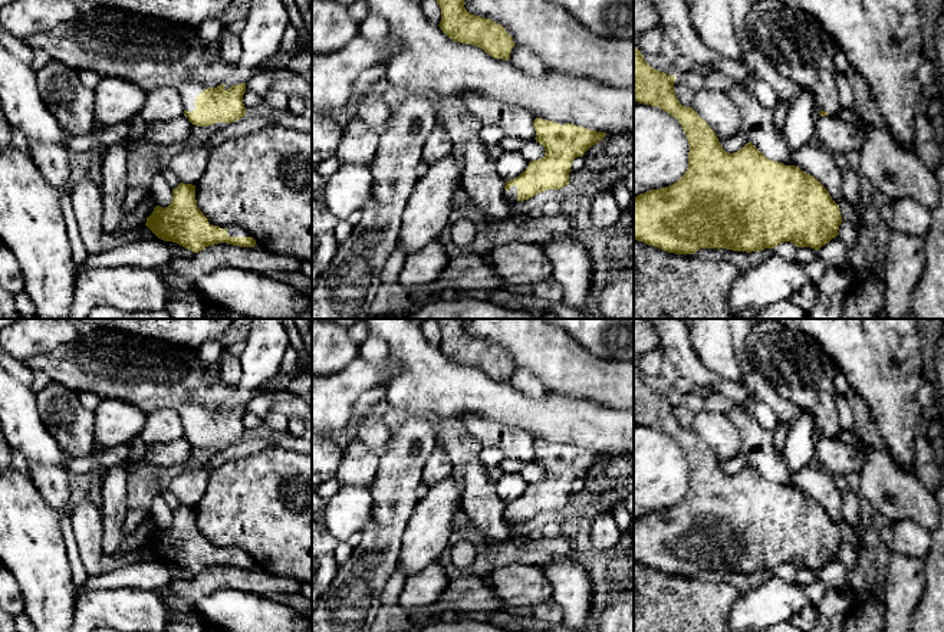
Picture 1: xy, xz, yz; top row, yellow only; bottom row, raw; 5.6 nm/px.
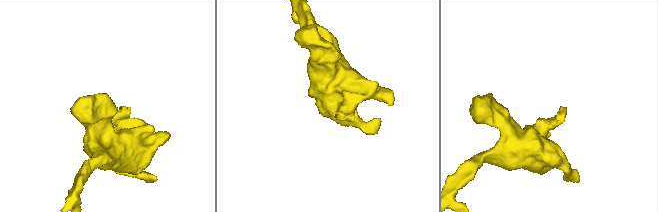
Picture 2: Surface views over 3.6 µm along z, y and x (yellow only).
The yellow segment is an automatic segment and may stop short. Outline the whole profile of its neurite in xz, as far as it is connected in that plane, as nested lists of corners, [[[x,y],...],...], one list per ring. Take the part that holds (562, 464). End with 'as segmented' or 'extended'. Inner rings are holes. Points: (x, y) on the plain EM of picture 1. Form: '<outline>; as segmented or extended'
[[[542,440],[535,441],[533,450],[535,461],[545,468],[546,475],[537,483],[530,483],[519,498],[506,504],[503,517],[510,526],[568,507],[573,481],[583,478],[606,457],[573,445],[560,447]]]; extended

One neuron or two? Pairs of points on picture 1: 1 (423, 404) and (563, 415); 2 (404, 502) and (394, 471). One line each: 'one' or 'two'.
1: one
2: one

